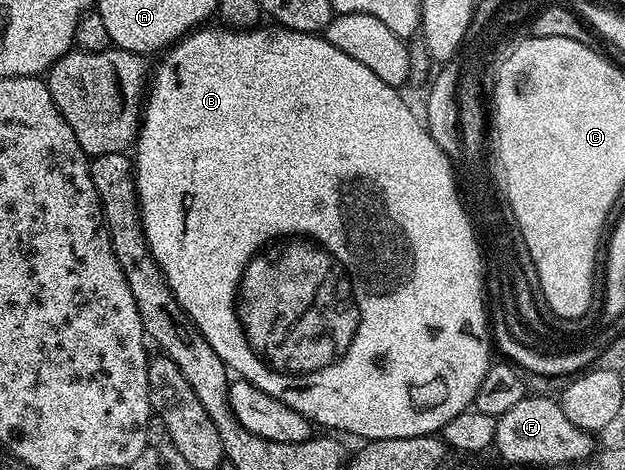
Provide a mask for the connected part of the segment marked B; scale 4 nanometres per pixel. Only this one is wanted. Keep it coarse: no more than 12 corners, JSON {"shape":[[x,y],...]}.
{"shape":[[320,33],[160,55],[133,176],[238,379],[423,438],[491,365],[477,249]]}

